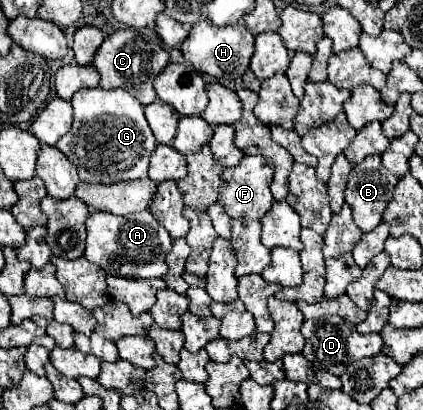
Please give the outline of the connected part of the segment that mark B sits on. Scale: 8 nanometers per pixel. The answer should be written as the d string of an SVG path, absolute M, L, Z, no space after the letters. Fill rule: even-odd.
M367 156L353 166L345 190L345 202L351 206L361 232L371 232L383 220L383 212L393 198L397 182L399 178L383 170L379 156Z

